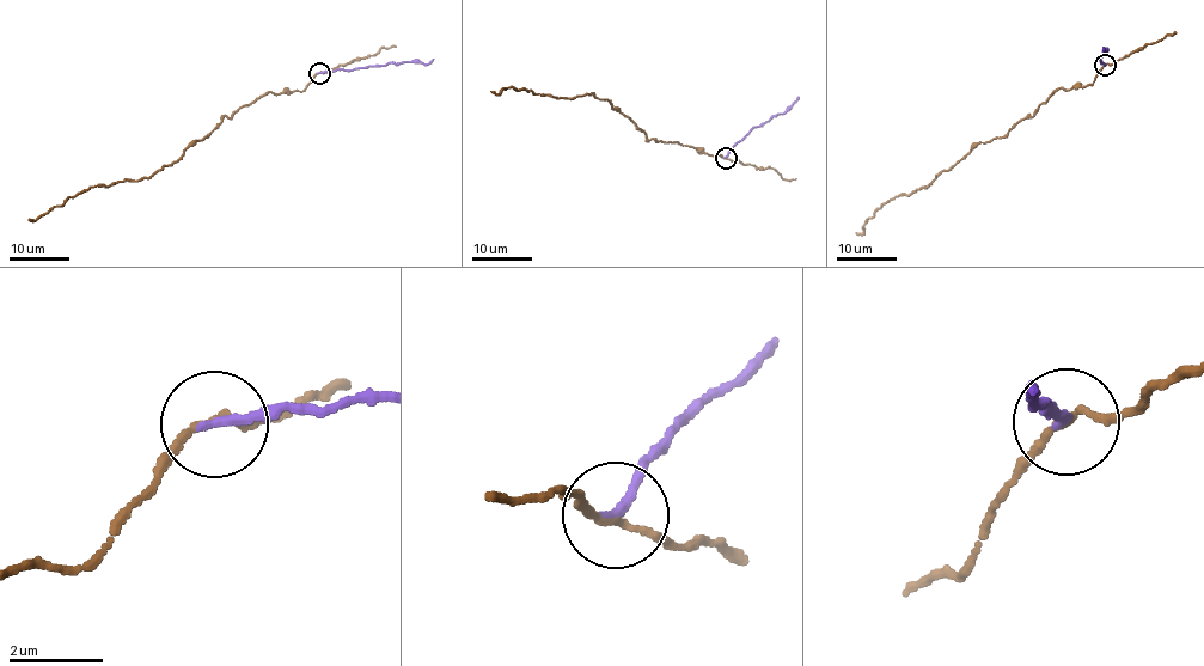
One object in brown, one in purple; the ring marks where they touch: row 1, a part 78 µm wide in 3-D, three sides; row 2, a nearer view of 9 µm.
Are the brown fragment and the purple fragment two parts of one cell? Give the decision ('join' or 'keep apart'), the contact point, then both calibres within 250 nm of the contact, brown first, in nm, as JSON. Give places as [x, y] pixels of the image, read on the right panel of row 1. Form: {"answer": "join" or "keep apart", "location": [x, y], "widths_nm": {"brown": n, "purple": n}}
{"answer": "keep apart", "location": [1105, 65], "widths_nm": {"brown": 120, "purple": 200}}

